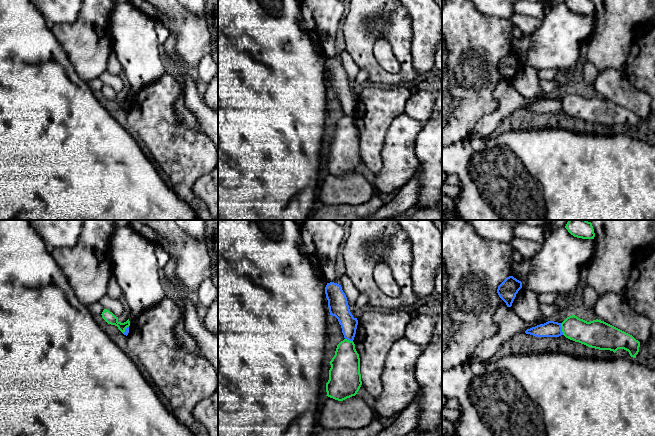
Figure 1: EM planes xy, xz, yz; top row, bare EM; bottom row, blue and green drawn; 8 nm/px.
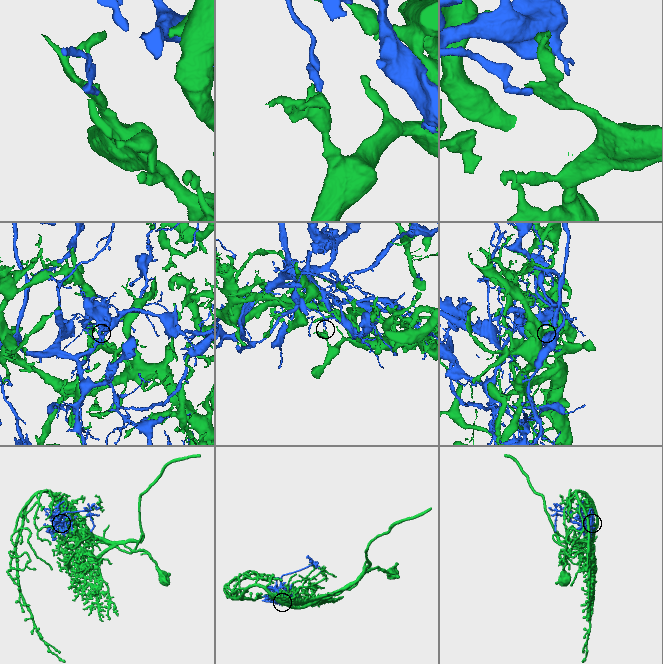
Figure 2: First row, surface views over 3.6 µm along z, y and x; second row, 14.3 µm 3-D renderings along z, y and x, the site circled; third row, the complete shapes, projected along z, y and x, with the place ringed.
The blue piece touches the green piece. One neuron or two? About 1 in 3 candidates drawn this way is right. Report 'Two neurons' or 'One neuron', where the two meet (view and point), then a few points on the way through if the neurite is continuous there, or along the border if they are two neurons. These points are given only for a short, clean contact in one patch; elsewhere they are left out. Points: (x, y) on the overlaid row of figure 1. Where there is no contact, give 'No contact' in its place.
Two neurons. Touches blue at yz (561, 329)

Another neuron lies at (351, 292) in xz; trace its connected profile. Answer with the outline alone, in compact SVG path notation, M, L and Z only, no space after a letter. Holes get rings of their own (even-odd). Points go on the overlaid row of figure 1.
M344 274L340 279L341 287L343 292L345 293L349 305L349 309L351 314L354 314L356 311L356 300L359 295L359 291L354 286L353 282L349 278L347 274Z

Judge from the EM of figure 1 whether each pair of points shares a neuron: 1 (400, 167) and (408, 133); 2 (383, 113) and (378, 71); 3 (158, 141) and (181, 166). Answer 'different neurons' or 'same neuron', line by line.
1: same neuron
2: different neurons
3: same neuron

